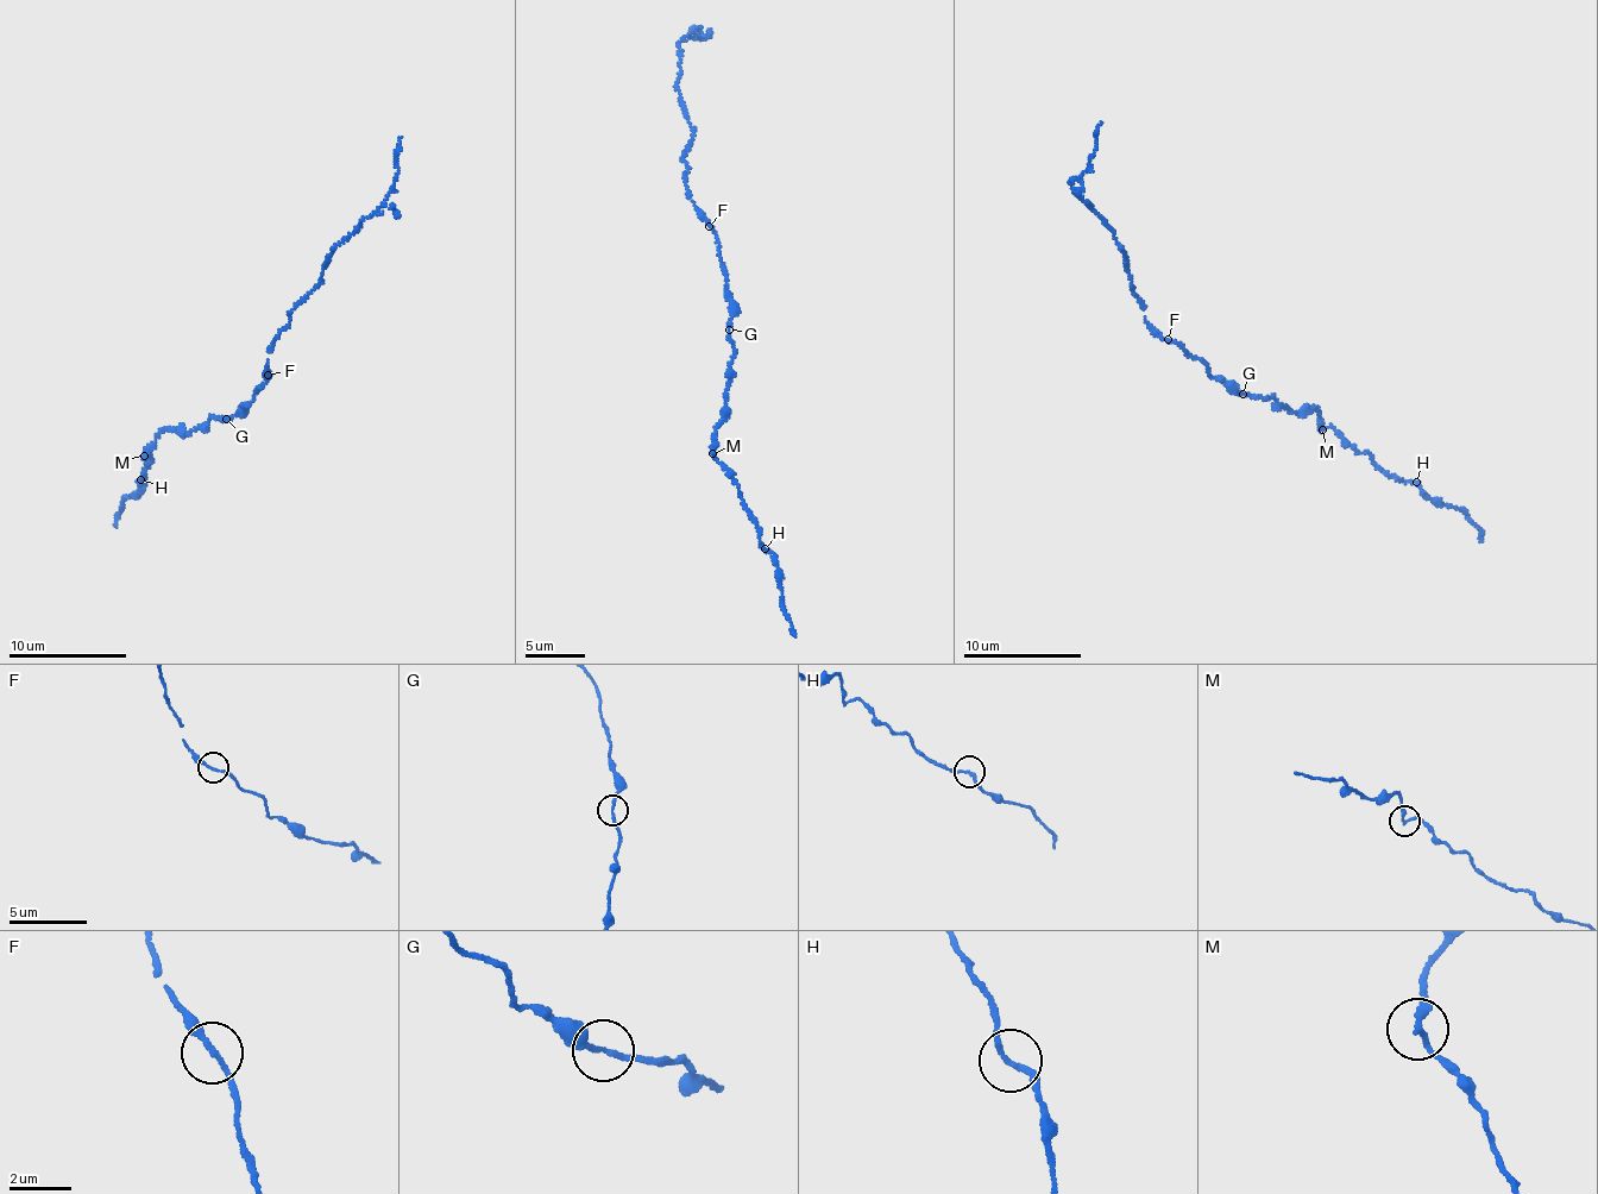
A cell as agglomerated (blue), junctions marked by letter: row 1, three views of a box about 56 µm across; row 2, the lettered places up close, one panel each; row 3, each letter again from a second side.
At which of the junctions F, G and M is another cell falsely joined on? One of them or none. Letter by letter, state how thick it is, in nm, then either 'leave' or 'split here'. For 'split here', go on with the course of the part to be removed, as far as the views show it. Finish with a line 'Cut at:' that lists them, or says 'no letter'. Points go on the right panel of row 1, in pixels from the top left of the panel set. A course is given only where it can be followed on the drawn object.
F: 180 nm thick; leave
G: 170 nm thick; leave
M: 180 nm thick; leave
Cut at: no letter

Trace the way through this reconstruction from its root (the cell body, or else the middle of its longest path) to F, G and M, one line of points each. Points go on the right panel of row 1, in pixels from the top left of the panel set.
F: (1209, 374), (1209, 369), (1199, 358), (1193, 359), (1168, 339)
G: (1209, 374), (1222, 377), (1243, 394)
M: (1209, 374), (1222, 377), (1239, 393), (1274, 398), (1294, 412), (1313, 407), (1321, 429)

